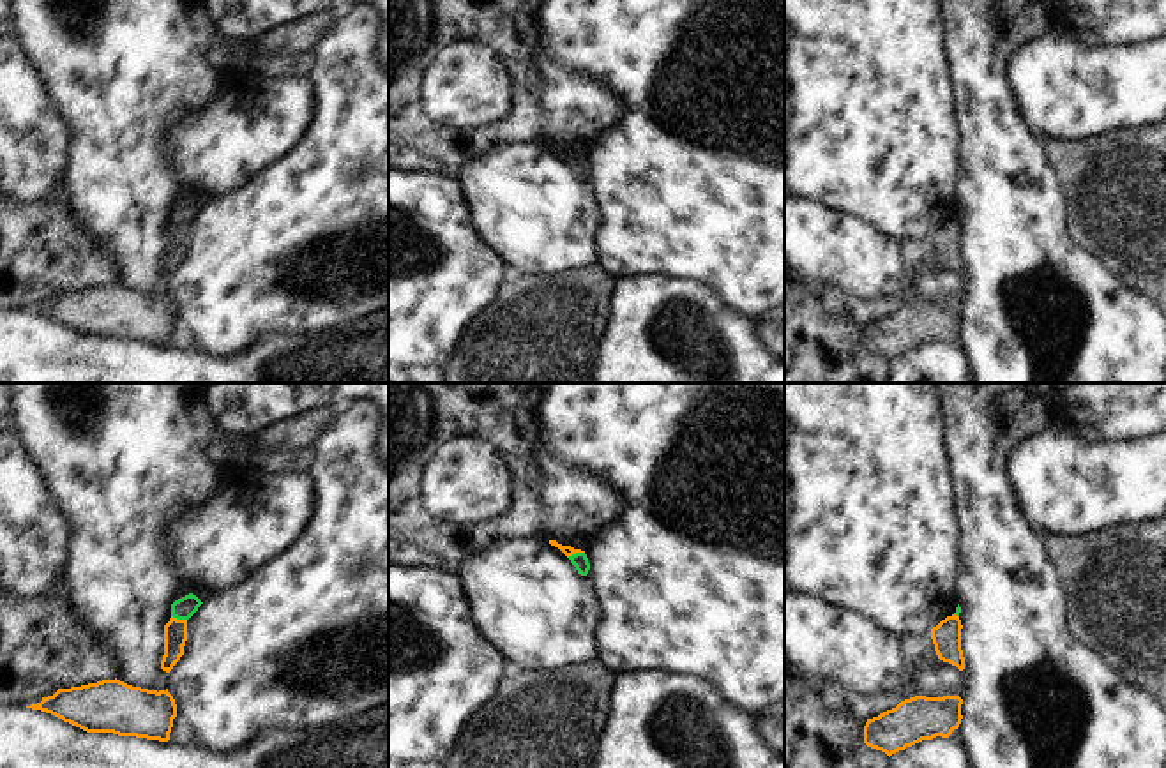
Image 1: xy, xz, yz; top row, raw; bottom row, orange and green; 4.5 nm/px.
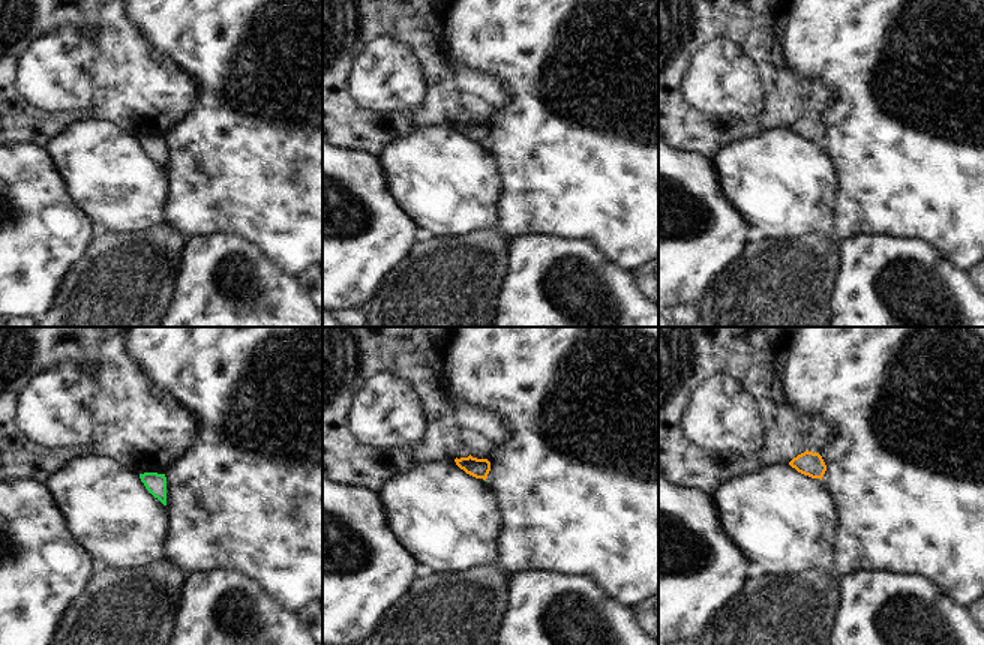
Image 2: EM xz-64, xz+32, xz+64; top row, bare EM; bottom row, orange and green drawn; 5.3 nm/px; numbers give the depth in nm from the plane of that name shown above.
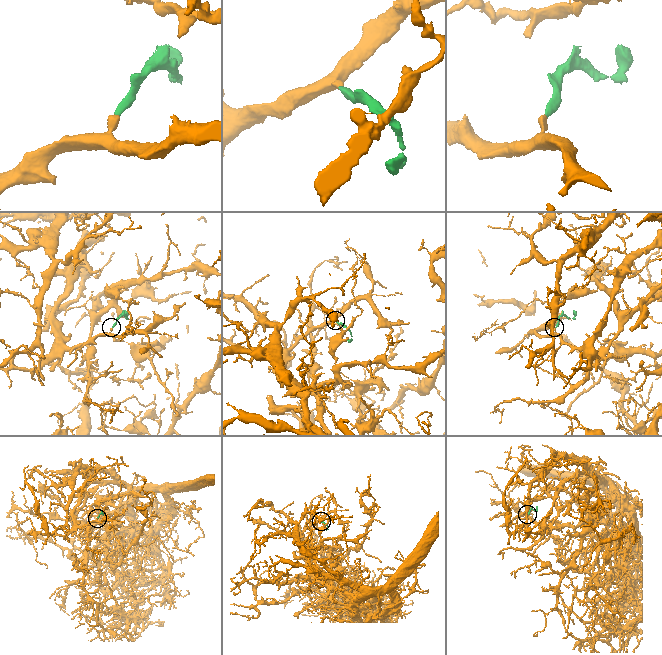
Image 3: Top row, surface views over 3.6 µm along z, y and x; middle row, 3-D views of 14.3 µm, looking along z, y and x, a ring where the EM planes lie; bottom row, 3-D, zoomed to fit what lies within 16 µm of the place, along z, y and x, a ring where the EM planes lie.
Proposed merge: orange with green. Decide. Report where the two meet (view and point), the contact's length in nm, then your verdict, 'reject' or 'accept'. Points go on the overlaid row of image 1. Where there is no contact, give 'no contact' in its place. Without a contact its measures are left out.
xz (575, 553) | 80 nm | reject

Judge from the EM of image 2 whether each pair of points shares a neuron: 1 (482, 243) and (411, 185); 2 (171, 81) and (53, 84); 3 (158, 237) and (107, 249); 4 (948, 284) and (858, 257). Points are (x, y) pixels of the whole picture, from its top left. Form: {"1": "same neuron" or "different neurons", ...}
{"1": "different neurons", "2": "same neuron", "3": "same neuron", "4": "same neuron"}

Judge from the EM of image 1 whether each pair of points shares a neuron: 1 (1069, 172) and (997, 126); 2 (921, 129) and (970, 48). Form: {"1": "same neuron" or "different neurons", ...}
{"1": "different neurons", "2": "different neurons"}

